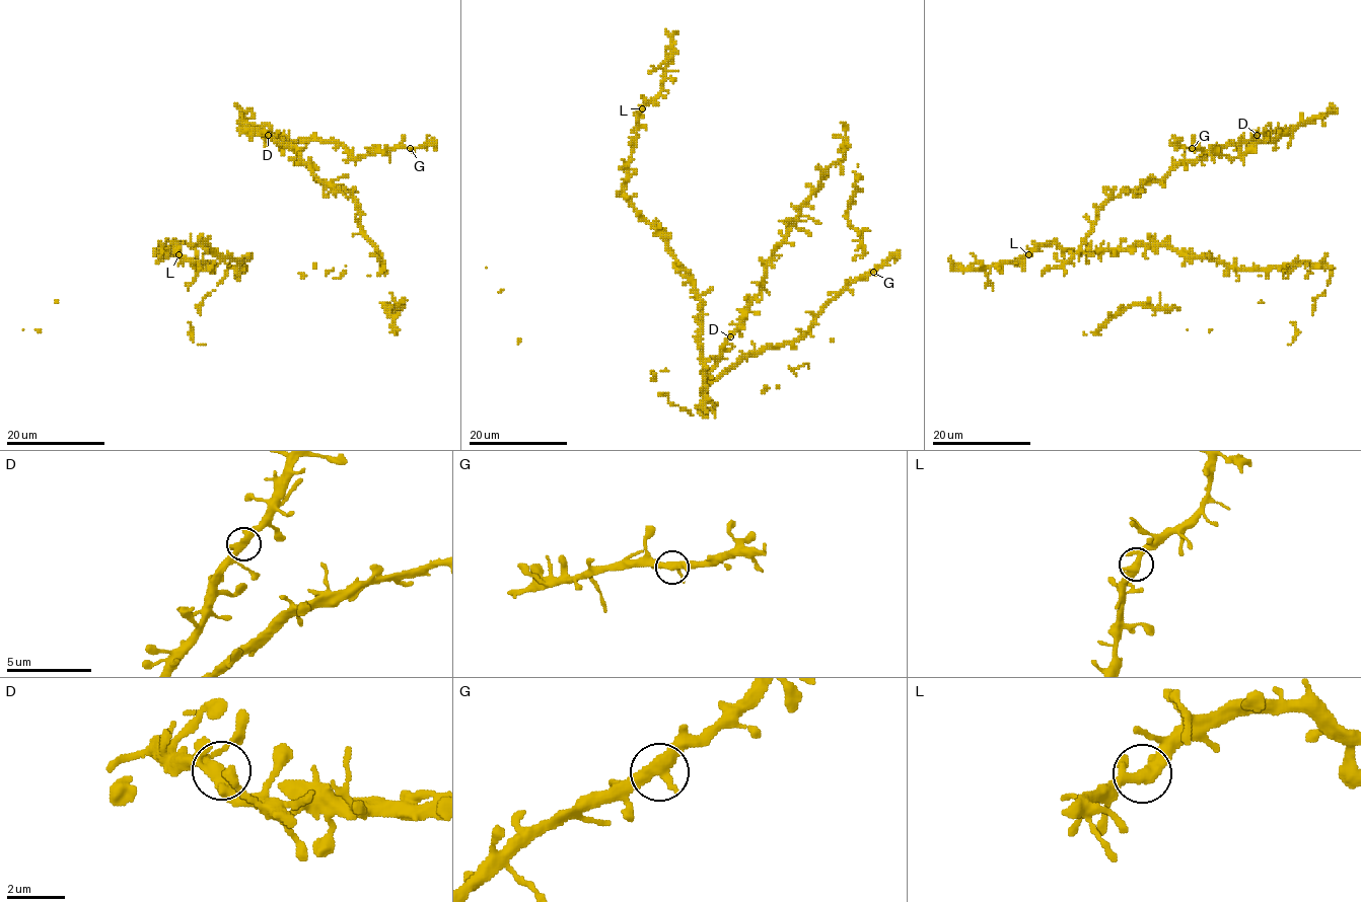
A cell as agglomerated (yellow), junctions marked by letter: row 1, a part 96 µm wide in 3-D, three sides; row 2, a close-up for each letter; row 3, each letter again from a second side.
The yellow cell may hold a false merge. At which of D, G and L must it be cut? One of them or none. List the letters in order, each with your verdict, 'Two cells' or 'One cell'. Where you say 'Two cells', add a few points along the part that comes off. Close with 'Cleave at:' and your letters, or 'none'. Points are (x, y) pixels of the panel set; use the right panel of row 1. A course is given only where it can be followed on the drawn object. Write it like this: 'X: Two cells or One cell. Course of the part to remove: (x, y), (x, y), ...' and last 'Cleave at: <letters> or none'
D: One cell
G: One cell
L: One cell
Cleave at: none

